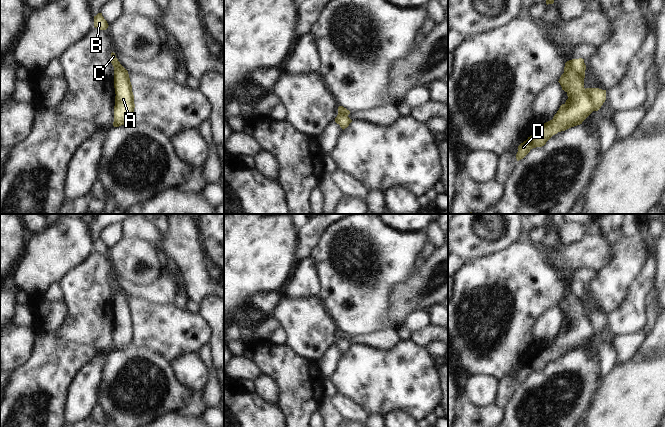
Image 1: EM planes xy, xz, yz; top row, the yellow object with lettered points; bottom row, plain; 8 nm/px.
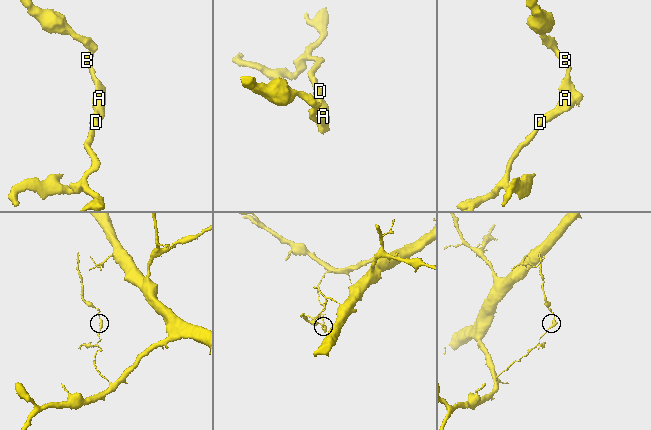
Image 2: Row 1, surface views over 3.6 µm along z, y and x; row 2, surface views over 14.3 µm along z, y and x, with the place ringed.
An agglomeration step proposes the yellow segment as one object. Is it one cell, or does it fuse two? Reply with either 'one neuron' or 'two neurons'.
two neurons

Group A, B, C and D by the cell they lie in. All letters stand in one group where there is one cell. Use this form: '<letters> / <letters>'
A D / B C

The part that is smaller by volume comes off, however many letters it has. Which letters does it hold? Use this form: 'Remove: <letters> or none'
Remove: B, C

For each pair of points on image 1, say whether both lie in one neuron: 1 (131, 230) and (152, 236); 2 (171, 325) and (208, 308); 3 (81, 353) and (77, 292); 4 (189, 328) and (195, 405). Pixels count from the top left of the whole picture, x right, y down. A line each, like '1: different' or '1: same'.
1: same
2: different
3: different
4: different

